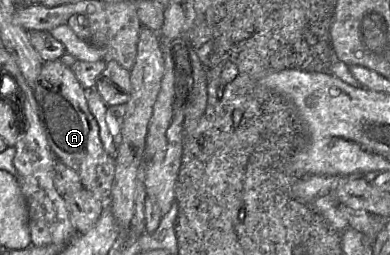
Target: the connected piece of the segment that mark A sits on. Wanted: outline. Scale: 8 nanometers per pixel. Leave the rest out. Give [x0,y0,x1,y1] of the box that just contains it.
[32,59,115,199]

